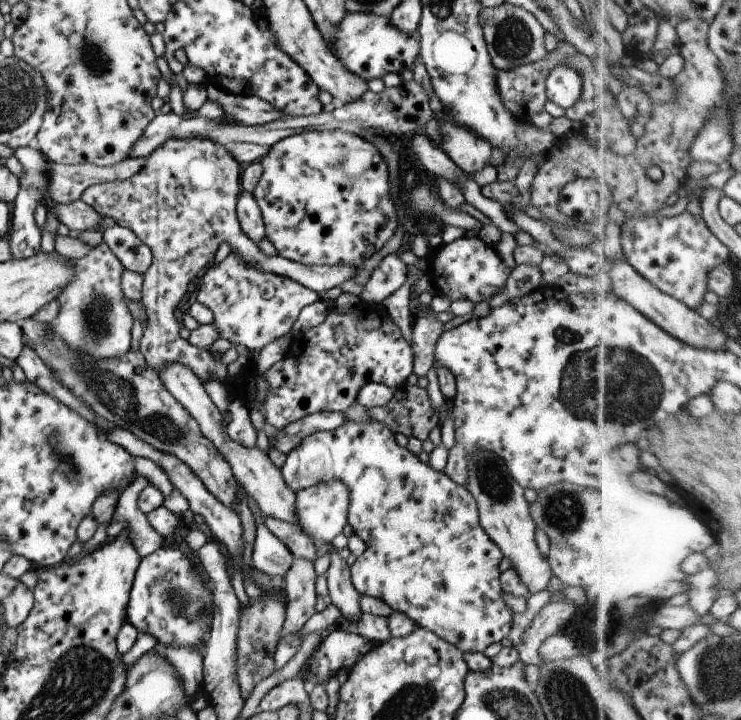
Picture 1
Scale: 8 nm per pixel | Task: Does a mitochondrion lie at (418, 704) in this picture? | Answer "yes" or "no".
no

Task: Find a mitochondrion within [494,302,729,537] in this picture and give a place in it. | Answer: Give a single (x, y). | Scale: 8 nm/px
(616, 386)

